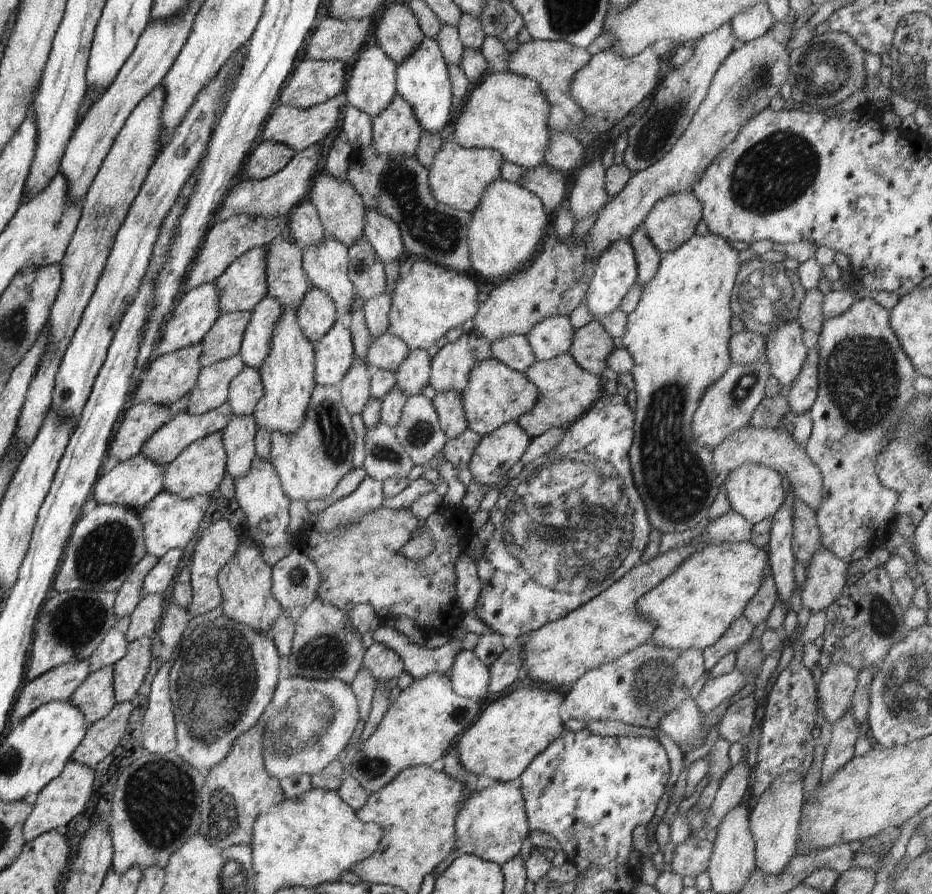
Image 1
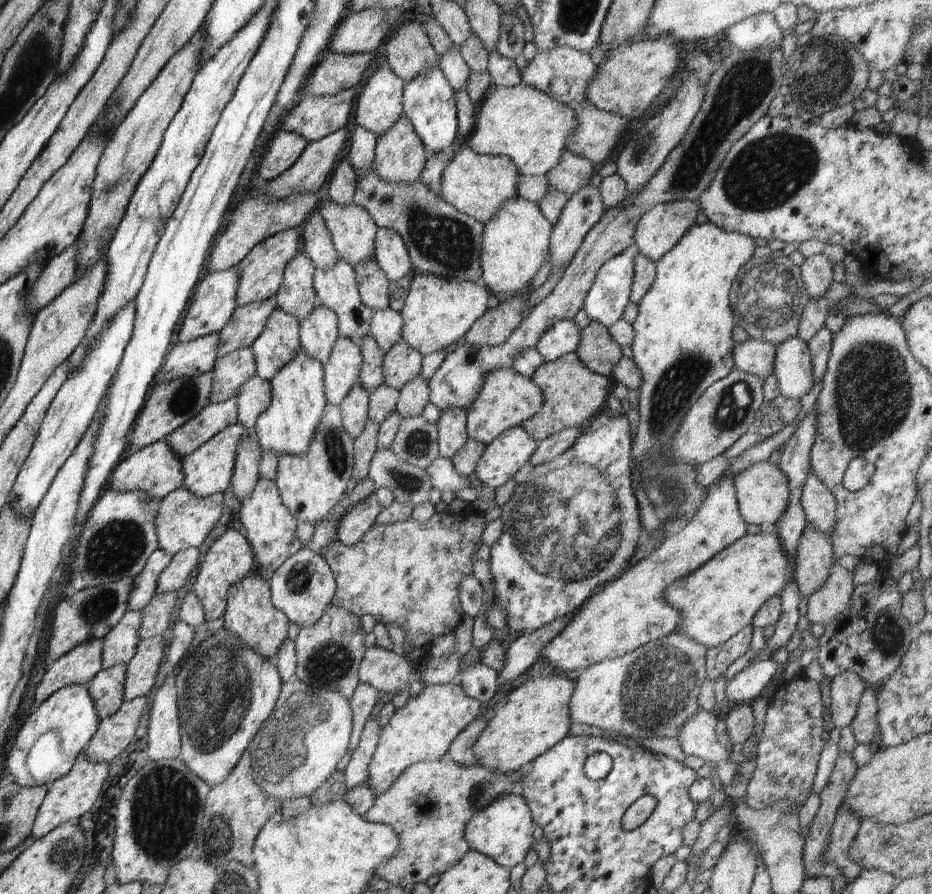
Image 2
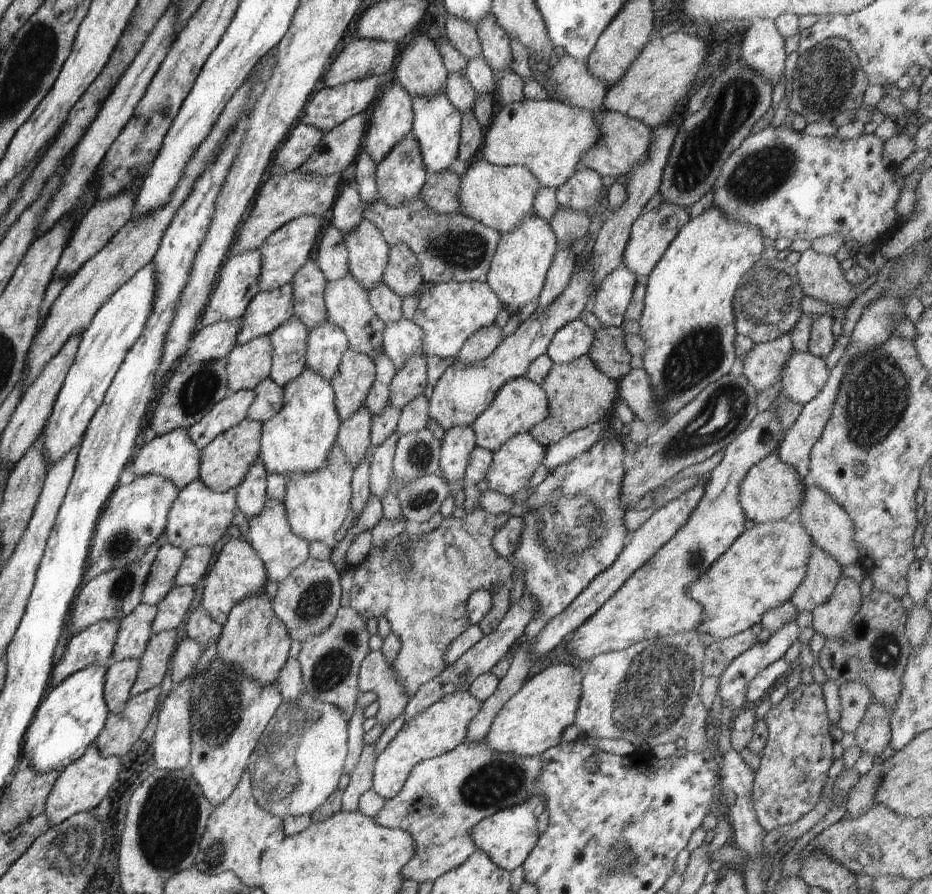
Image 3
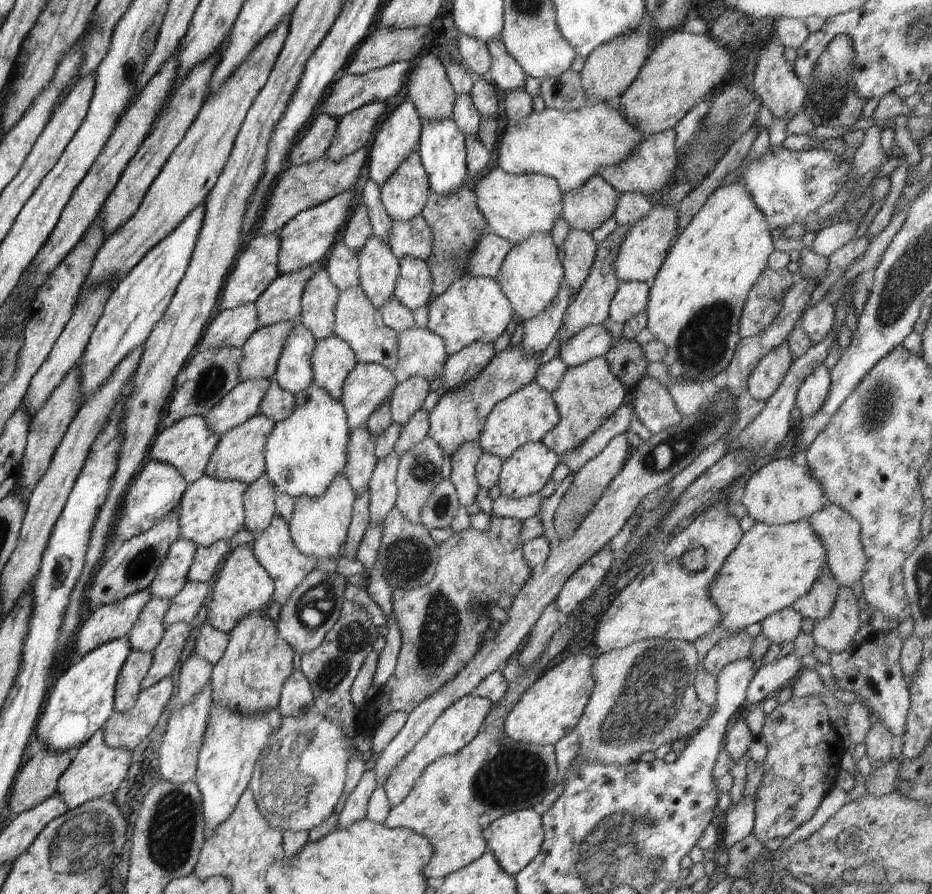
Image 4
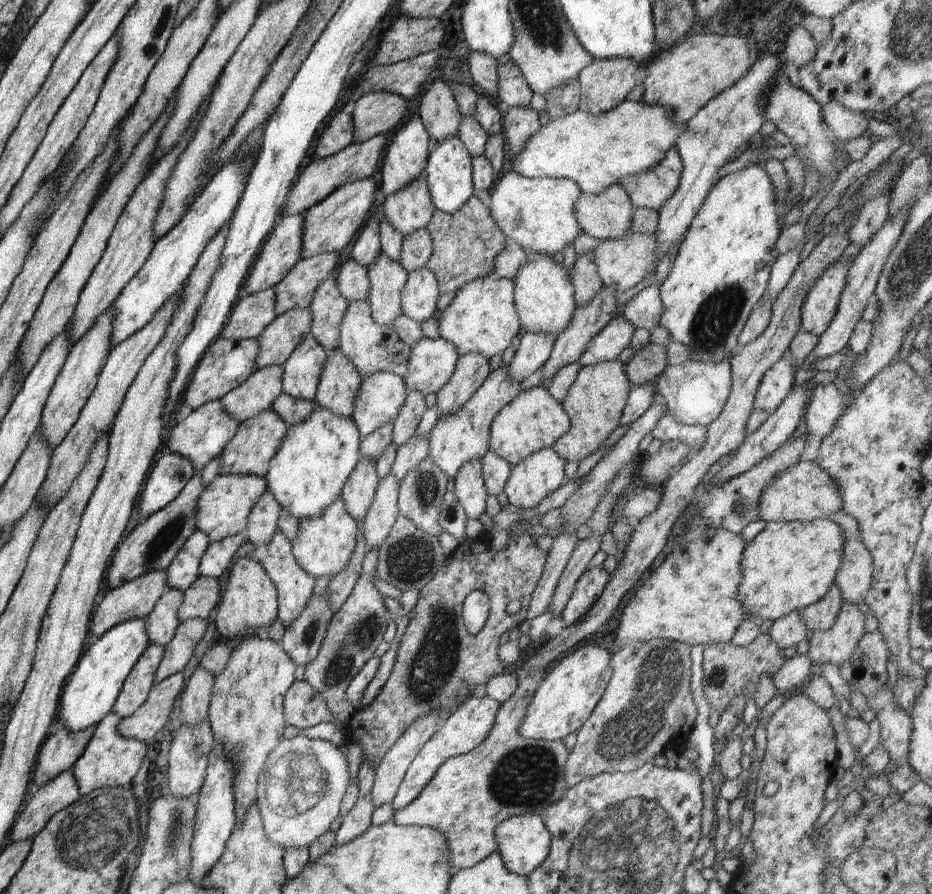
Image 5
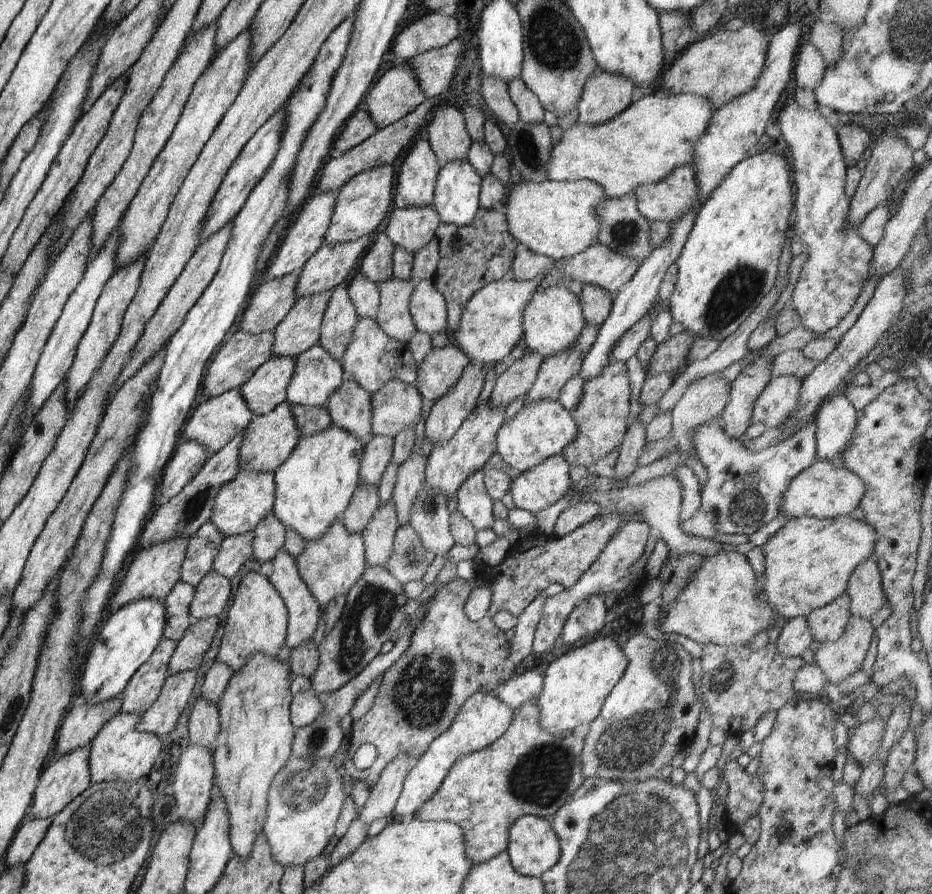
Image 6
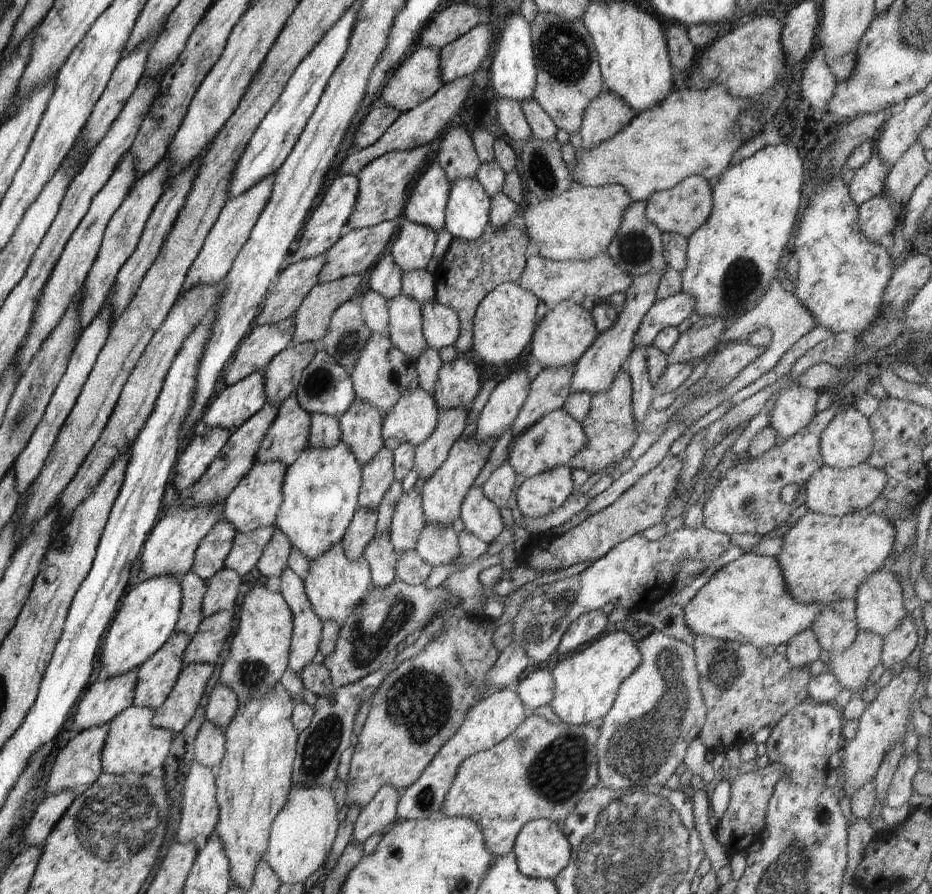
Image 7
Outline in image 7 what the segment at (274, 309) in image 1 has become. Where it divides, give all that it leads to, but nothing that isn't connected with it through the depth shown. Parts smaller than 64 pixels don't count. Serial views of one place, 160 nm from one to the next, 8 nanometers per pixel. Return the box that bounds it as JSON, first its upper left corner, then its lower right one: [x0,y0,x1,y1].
[294,348,356,418]

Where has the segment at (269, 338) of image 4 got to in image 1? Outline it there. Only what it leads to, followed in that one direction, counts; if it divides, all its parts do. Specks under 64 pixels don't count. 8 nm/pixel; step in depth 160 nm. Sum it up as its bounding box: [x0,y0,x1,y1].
[185,354,244,415]

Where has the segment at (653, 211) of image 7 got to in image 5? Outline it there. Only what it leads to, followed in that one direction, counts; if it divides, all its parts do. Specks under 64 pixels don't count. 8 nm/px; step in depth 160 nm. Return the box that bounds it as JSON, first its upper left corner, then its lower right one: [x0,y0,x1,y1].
[618,147,682,212]

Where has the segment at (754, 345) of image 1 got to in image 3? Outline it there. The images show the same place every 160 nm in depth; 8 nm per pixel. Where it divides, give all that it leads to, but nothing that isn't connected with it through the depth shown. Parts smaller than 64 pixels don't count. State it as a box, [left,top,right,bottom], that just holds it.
[743,334,793,392]

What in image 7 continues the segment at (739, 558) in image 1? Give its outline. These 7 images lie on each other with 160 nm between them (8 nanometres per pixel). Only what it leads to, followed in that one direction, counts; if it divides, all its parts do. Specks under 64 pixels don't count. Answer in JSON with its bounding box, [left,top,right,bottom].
[775,509,895,607]

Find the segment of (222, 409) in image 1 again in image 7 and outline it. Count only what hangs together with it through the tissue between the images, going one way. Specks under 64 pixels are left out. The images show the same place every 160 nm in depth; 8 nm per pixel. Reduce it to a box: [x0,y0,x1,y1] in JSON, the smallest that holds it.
[263,343,321,404]

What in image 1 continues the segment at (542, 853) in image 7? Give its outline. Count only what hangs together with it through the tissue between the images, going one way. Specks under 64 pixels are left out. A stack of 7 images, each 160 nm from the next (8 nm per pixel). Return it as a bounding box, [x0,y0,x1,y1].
[454,781,530,865]

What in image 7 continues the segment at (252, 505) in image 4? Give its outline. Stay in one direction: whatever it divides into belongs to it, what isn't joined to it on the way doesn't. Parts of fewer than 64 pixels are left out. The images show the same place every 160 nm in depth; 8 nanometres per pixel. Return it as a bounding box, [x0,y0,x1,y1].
[256,527,291,580]

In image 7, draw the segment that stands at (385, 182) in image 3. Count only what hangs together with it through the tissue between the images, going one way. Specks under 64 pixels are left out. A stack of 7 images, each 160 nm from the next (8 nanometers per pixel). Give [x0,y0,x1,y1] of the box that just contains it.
[390,216,437,272]

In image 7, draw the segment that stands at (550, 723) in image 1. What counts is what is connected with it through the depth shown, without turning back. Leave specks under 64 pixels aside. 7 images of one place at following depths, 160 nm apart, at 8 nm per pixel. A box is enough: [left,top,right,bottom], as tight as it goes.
[549,631,642,726]

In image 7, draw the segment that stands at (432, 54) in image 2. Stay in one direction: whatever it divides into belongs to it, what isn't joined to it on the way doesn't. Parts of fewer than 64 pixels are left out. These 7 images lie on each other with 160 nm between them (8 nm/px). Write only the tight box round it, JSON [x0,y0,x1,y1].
[436,126,481,181]

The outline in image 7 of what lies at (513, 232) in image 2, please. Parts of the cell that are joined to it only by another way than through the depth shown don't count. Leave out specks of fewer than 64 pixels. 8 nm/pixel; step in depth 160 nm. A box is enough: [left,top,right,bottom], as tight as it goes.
[530,298,599,368]

